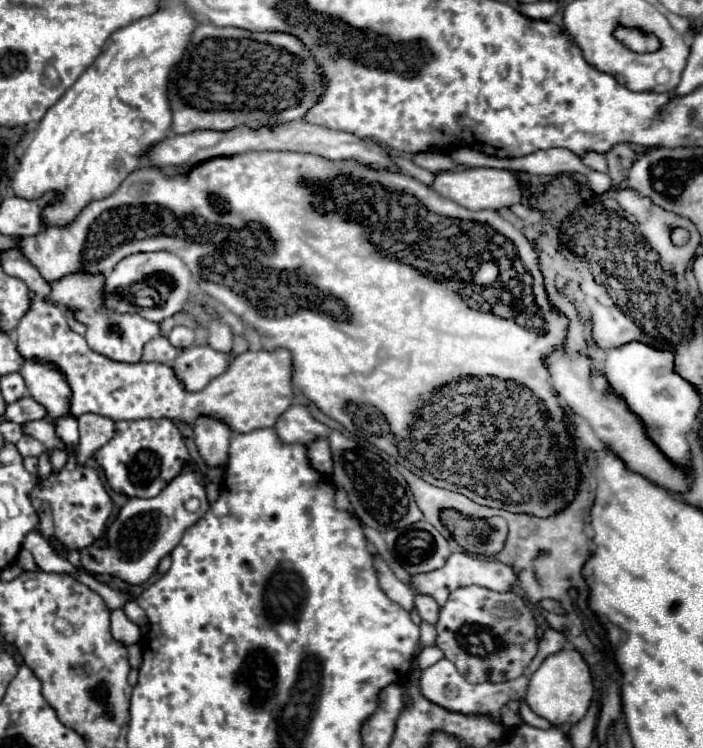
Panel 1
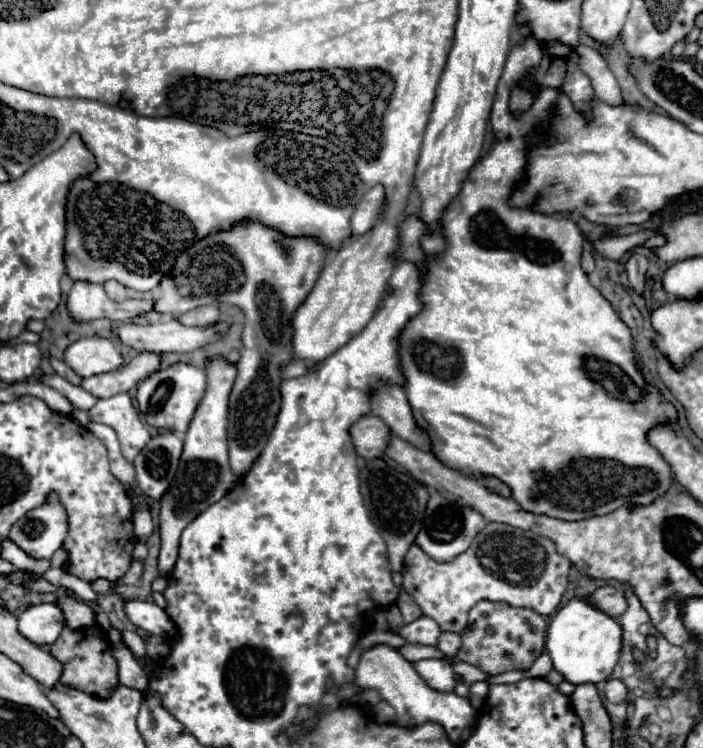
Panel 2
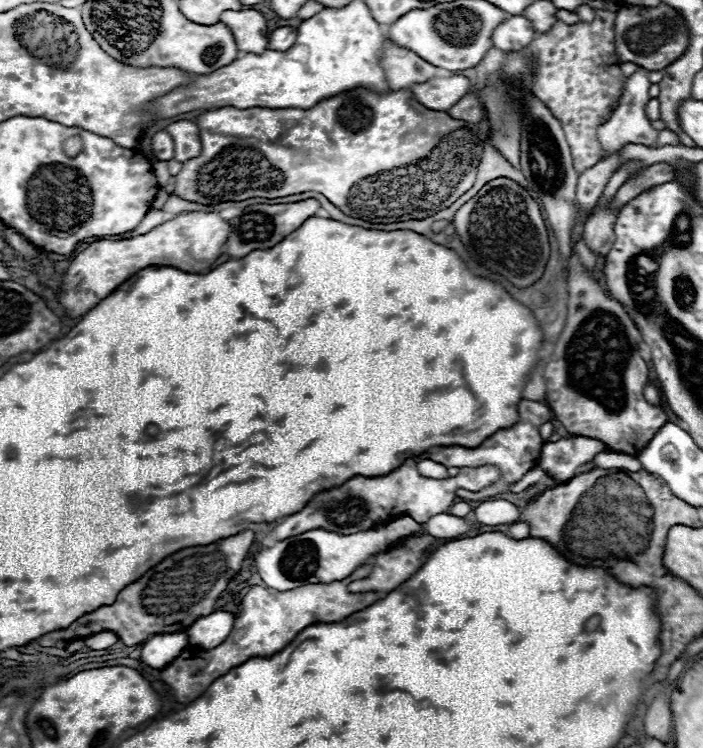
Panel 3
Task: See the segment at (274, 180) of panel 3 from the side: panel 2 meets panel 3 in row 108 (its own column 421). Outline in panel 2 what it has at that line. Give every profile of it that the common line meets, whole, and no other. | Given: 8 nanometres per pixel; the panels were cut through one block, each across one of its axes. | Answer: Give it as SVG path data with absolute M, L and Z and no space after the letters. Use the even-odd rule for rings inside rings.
M522 38L512 44L512 50L508 54L504 72L500 76L498 88L496 88L496 98L490 114L490 124L492 124L492 142L488 152L470 168L468 178L462 182L462 188L458 196L444 208L442 218L440 218L440 232L446 240L446 248L440 254L428 256L420 240L422 236L430 234L430 228L422 222L418 214L406 216L400 222L400 236L398 236L398 250L396 250L396 262L412 262L422 270L422 288L420 288L420 300L422 300L422 310L408 320L408 324L402 328L398 336L398 358L400 358L400 370L404 372L404 392L408 398L408 404L412 408L412 414L416 418L416 424L428 434L430 444L432 444L432 454L438 462L444 466L470 476L474 480L482 478L498 478L510 488L510 498L520 504L524 512L532 514L544 514L550 518L560 518L560 520L584 520L590 516L602 516L614 512L614 508L620 508L622 504L650 504L650 500L656 500L662 496L670 482L670 468L662 464L662 456L642 440L642 432L654 424L654 420L662 420L662 416L670 416L670 420L676 422L676 408L668 404L660 390L644 380L644 376L636 368L636 354L634 354L634 340L630 334L630 328L618 318L616 310L610 306L610 302L588 282L586 272L580 266L580 254L582 254L582 236L576 226L576 222L570 216L564 214L542 214L534 208L514 208L510 206L510 196L512 192L524 182L526 176L526 164L528 164L528 152L534 144L546 142L548 134L542 128L548 128L554 108L558 102L558 92L544 88L538 92L538 100L534 102L534 108L522 116L522 120L514 120L508 110L508 96L510 88L522 80L522 72L530 68L530 64L538 64L542 58L542 50L538 46L536 38Z

